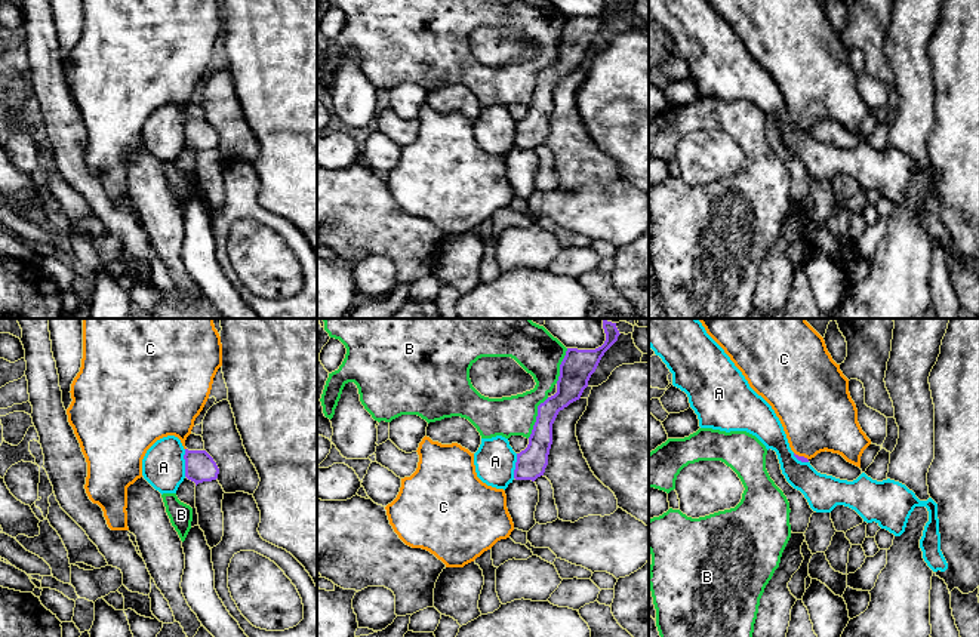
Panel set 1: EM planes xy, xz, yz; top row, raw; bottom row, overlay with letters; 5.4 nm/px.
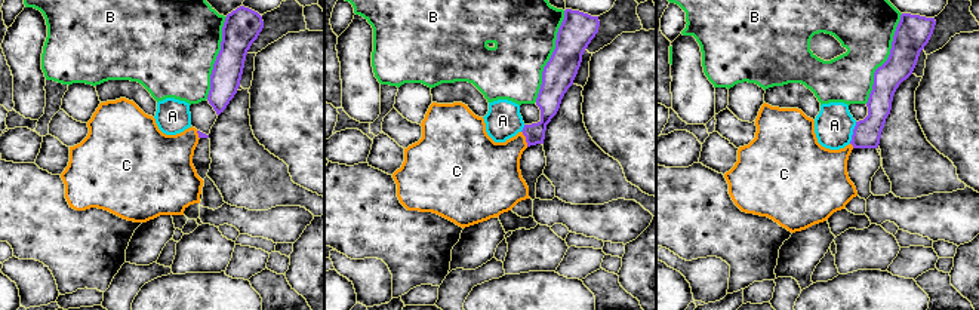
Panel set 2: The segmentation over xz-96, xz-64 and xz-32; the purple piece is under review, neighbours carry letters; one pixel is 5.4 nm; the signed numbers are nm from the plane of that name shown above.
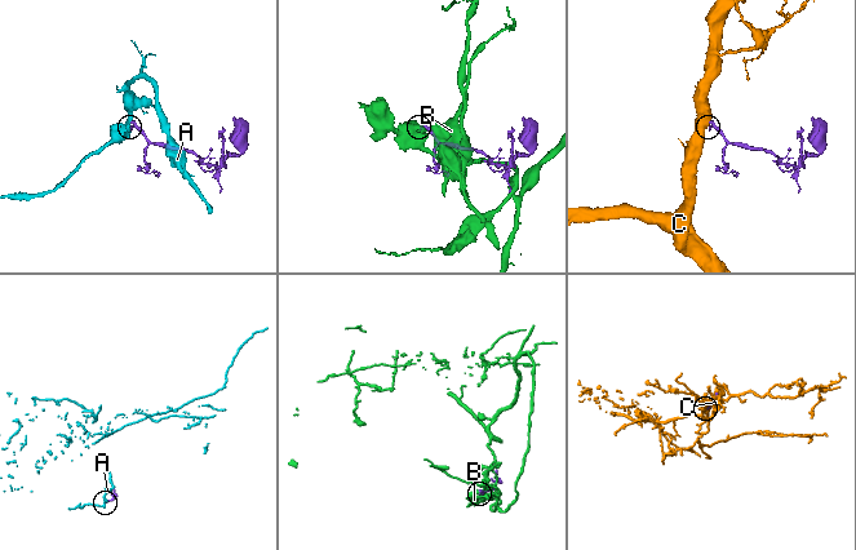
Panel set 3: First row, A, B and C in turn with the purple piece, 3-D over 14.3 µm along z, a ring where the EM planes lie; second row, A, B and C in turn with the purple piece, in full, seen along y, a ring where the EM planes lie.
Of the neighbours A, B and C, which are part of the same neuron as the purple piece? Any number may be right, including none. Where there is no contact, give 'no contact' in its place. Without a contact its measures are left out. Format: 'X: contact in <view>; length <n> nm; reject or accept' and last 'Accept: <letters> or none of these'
A: contact in xy; length 150 nm; reject
B: contact in xz; length 260 nm; reject
C: contact in yz; length 90 nm; accept
Accept: C

